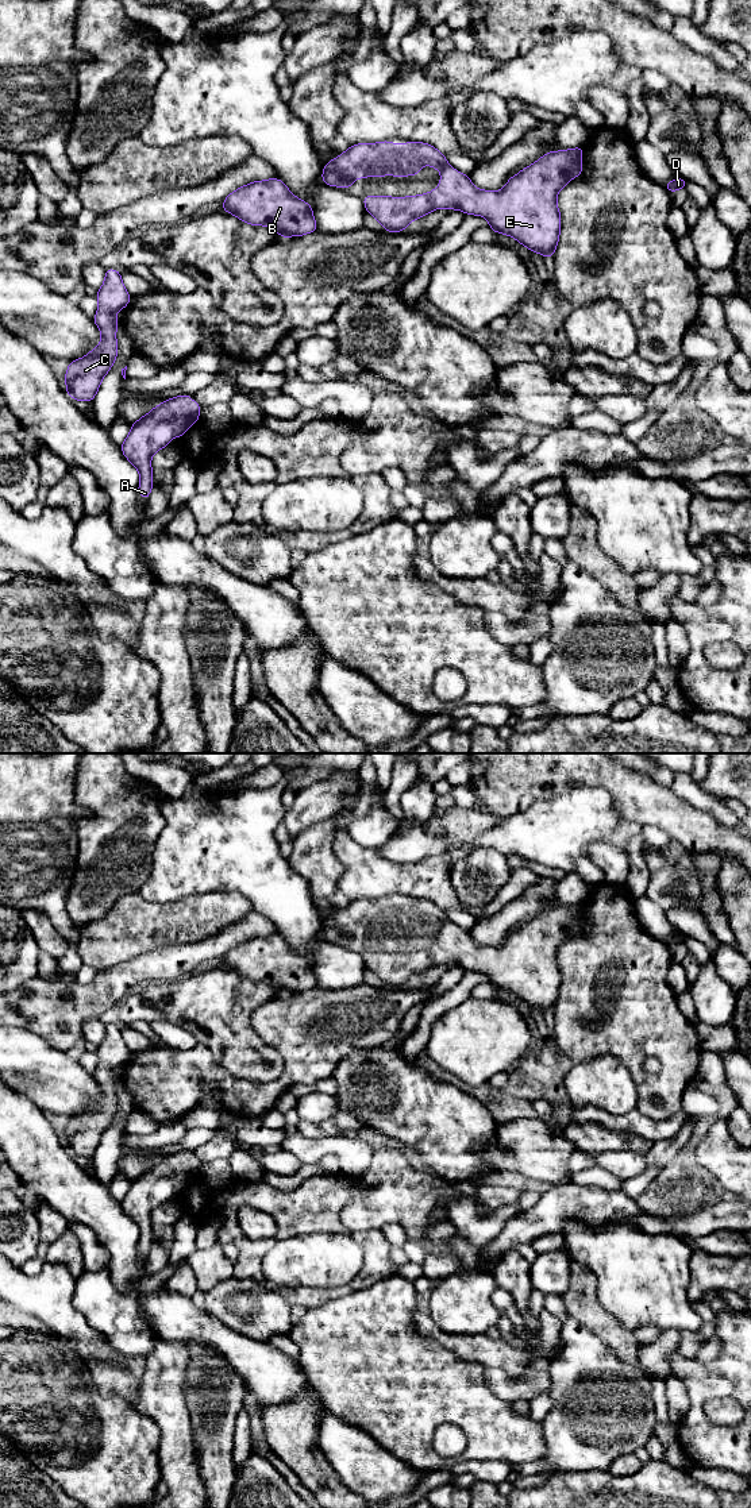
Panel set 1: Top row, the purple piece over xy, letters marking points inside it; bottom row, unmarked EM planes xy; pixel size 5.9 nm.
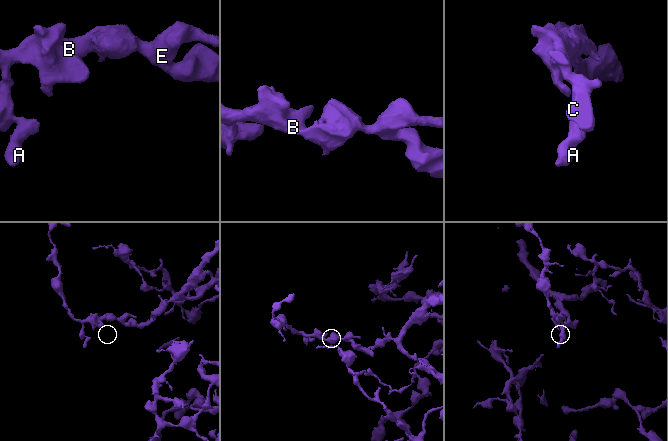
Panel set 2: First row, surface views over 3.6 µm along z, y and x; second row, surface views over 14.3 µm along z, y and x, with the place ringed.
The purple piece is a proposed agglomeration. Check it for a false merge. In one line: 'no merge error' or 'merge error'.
no merge error

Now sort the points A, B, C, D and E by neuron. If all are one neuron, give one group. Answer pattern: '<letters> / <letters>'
A B C D E

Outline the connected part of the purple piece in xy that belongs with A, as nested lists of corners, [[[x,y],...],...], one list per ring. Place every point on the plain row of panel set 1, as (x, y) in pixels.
[[[188,1150],[165,1156],[138,1177],[132,1179],[122,1208],[139,1227],[139,1251],[150,1253],[153,1243],[151,1211],[169,1202],[172,1193],[181,1193],[199,1177],[201,1162]]]

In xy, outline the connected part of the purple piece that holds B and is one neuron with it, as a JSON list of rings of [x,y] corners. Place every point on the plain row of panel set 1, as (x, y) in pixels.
[[[280,934],[255,937],[230,949],[220,963],[251,981],[267,981],[281,994],[317,987],[312,961],[294,953]]]

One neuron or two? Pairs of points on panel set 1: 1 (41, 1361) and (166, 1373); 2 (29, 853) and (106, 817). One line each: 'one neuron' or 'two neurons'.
1: two neurons
2: two neurons

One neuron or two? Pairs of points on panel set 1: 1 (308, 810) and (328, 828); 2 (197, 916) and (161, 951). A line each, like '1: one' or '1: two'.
1: two
2: two

